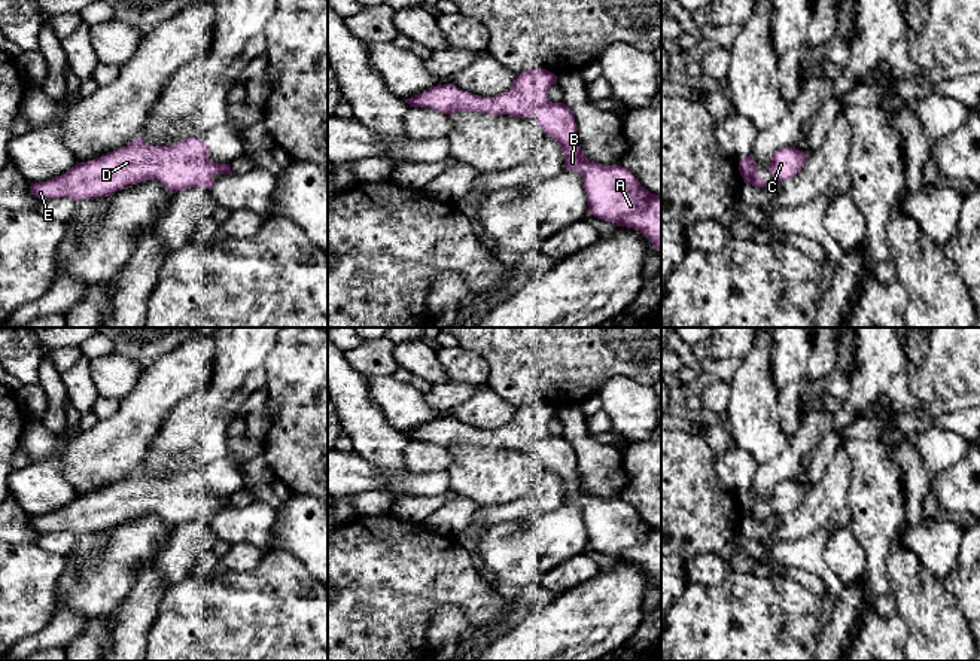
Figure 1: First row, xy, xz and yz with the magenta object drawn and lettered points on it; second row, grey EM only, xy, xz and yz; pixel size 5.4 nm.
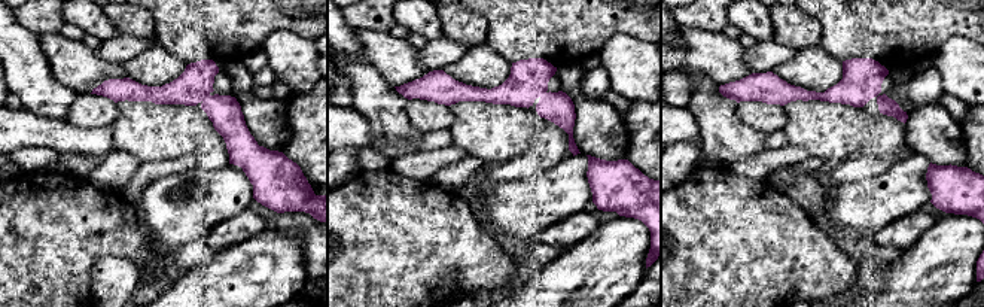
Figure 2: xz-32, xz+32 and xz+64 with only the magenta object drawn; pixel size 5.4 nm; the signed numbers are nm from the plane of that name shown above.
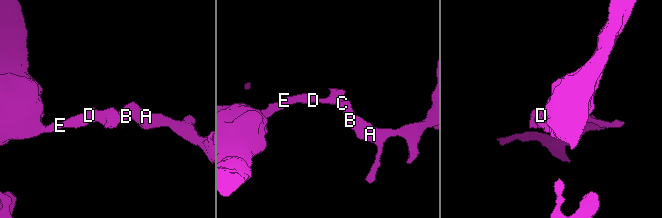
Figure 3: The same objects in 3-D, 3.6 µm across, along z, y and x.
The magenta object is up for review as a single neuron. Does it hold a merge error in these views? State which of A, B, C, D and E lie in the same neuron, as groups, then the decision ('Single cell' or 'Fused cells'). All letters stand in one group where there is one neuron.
Groups: A B C D E. Single cell

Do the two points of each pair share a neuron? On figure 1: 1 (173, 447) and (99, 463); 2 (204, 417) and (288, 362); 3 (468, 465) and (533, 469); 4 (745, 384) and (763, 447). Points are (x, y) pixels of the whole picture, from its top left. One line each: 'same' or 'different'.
1: different
2: different
3: same
4: same

